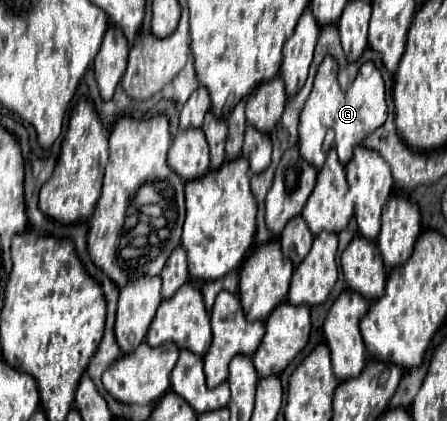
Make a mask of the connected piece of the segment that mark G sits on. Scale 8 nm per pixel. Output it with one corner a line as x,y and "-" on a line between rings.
325,56
325,60
321,62
317,70
311,96
305,102
305,108
299,118
299,154
315,168
321,168
325,162
323,138
329,128
335,132
335,146
337,146
339,162
345,164
351,158
353,148
359,146
373,130
383,126
387,118
383,78
373,62
365,62
347,88
339,84
337,74
339,74
337,60
333,56

